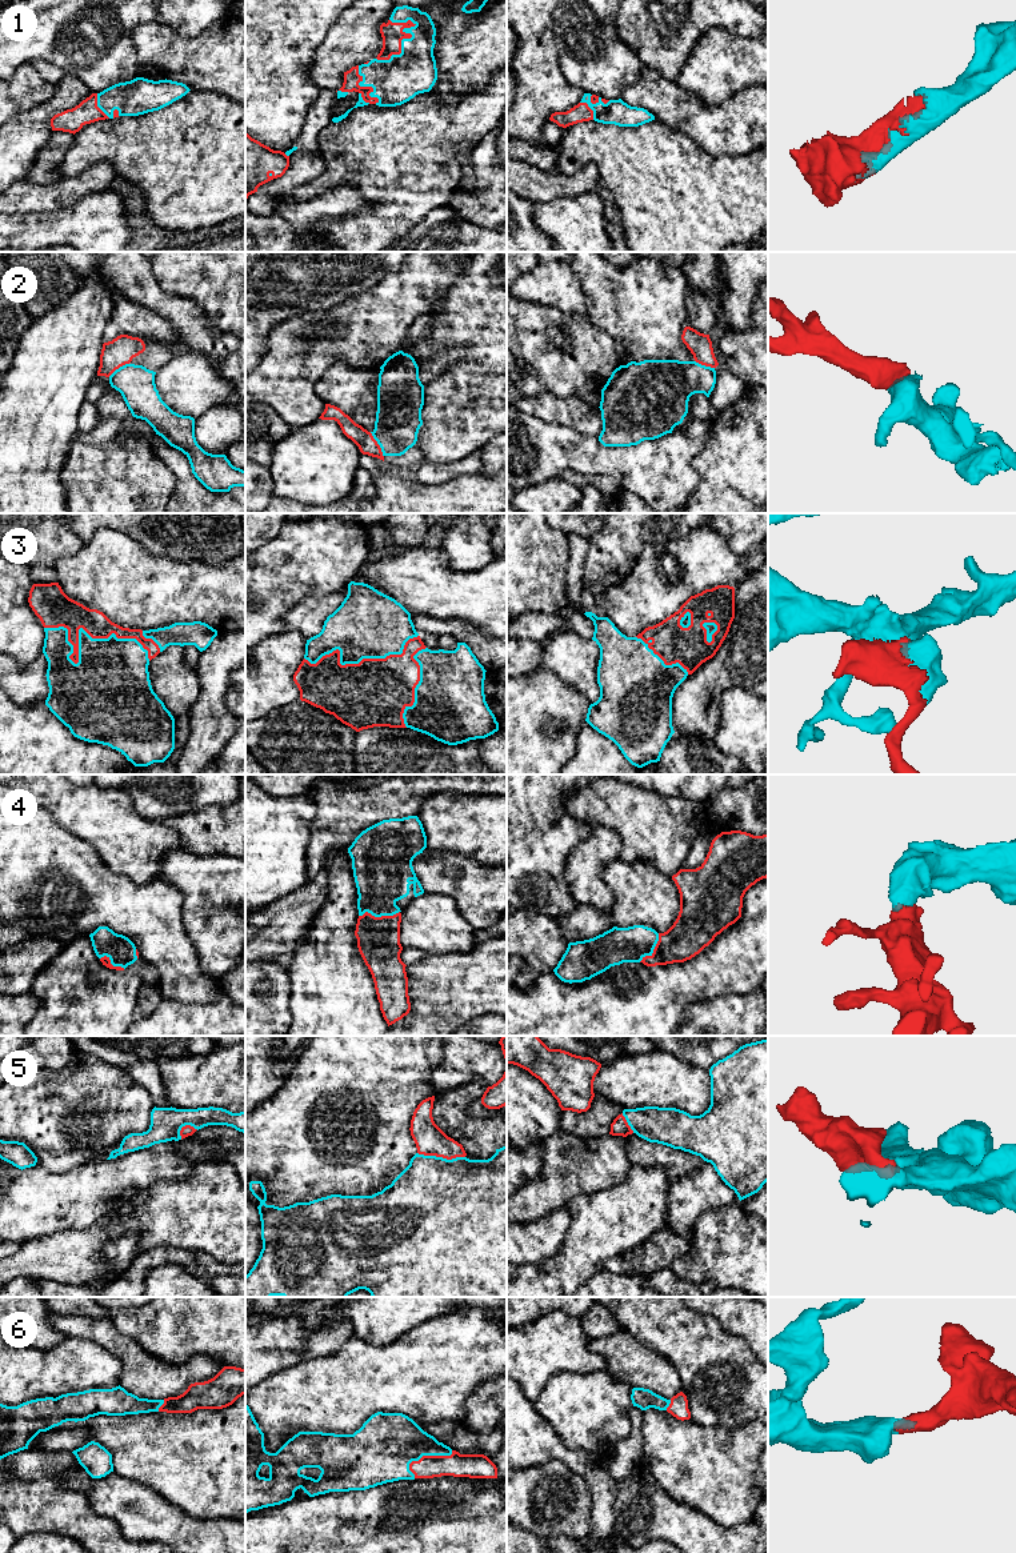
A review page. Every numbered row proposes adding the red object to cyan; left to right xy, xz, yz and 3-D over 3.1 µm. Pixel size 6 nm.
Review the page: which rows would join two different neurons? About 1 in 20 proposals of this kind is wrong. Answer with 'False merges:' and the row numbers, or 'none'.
False merges: none

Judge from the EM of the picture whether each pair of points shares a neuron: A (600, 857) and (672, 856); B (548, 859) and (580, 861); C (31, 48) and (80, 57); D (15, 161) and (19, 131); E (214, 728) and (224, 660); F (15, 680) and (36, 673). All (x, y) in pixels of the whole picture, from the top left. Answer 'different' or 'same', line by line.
A: different
B: different
C: same
D: same
E: same
F: same

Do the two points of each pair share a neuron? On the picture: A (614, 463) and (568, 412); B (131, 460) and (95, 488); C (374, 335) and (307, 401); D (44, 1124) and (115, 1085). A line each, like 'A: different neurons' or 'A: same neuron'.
A: different neurons
B: same neuron
C: same neuron
D: same neuron

